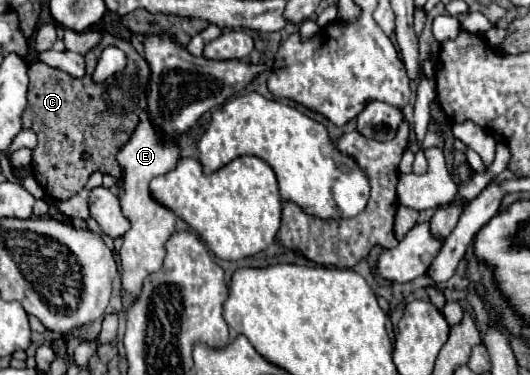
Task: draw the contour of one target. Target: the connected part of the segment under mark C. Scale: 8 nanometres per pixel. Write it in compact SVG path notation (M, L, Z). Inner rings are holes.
M103 35L105 43L117 43L123 53L127 55L129 63L127 69L117 73L115 77L111 77L105 83L95 83L91 79L91 75L85 75L83 79L75 79L59 69L53 69L41 61L35 61L29 67L29 105L23 113L23 127L25 129L33 129L39 137L37 147L33 149L33 171L37 173L35 179L37 183L45 189L45 193L53 199L69 199L73 195L77 195L87 179L91 177L93 171L101 171L101 173L109 173L113 177L117 177L121 181L121 167L115 159L117 151L131 139L135 127L141 121L141 115L147 109L147 81L151 75L151 69L147 65L147 61L143 57L139 57L139 53L133 49L131 43L119 39L119 37L111 37L111 35ZM83 151L87 151L91 155L89 161L83 159Z

